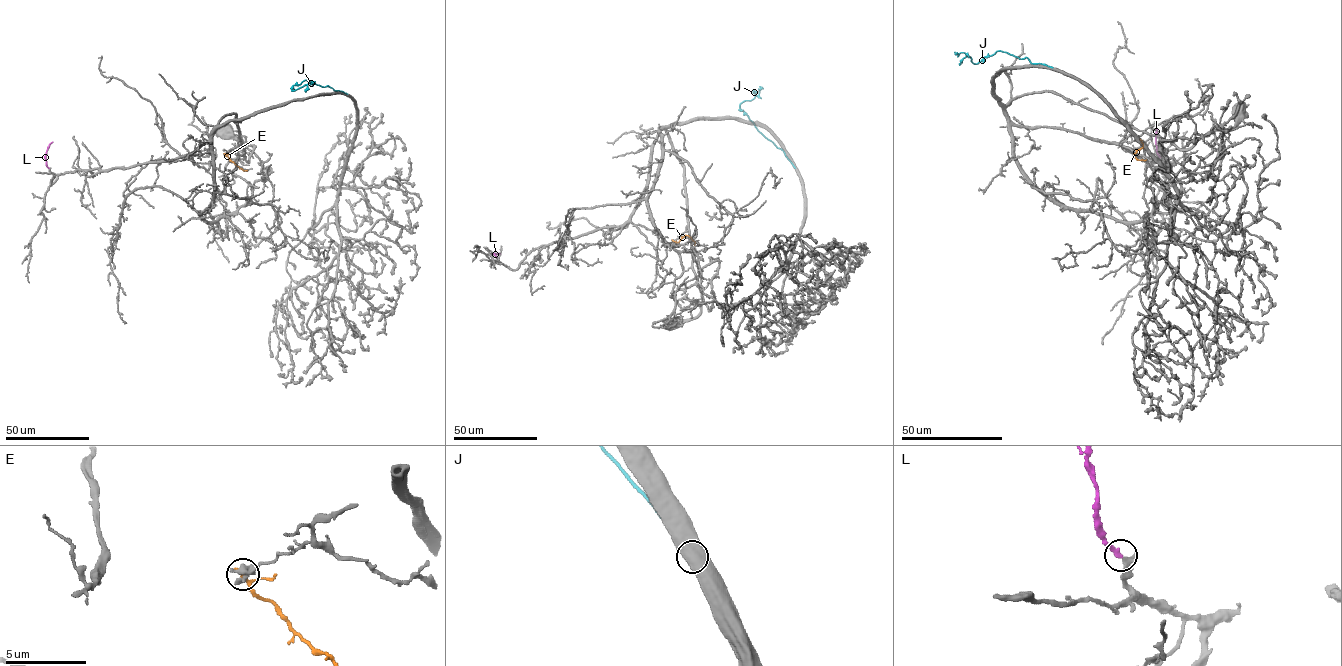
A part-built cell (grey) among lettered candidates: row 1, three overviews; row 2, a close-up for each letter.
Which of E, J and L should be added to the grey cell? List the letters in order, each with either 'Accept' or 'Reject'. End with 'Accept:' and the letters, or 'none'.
E: Reject
J: Reject
L: Accept
Accept: L

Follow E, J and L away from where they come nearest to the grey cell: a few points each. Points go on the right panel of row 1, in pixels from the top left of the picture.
E: (1141, 140), (1143, 146), (1134, 157), (1146, 159)
J: (1052, 67), (1032, 64), (1026, 57), (1019, 58), (999, 50), (974, 64), (964, 53), (954, 52)
L: (1159, 157), (1156, 125)

